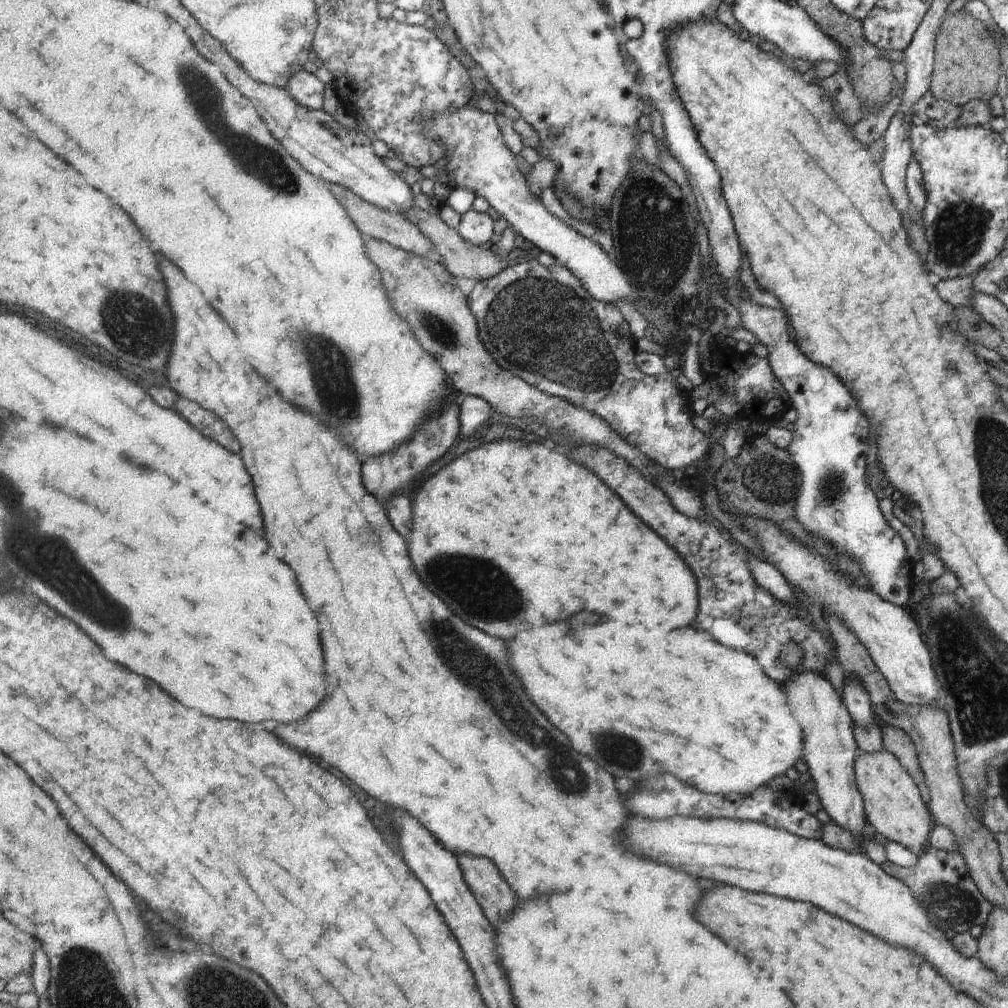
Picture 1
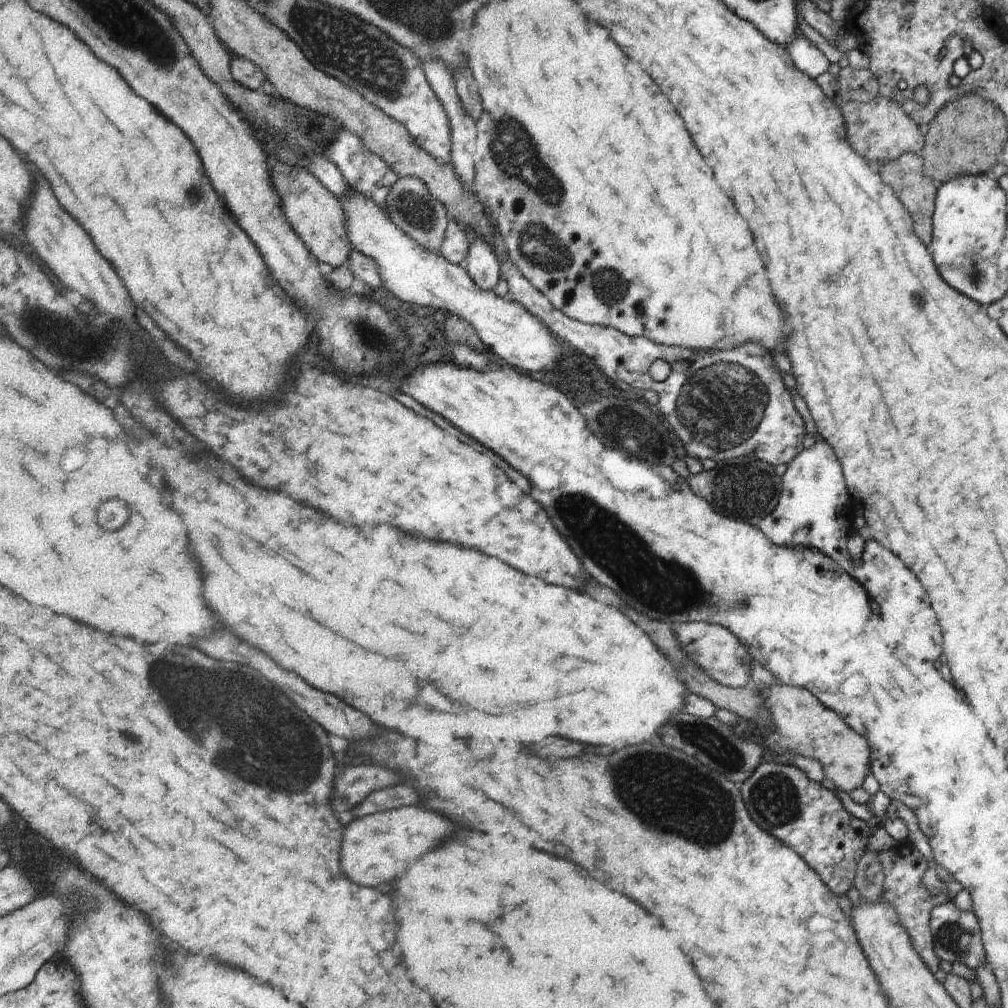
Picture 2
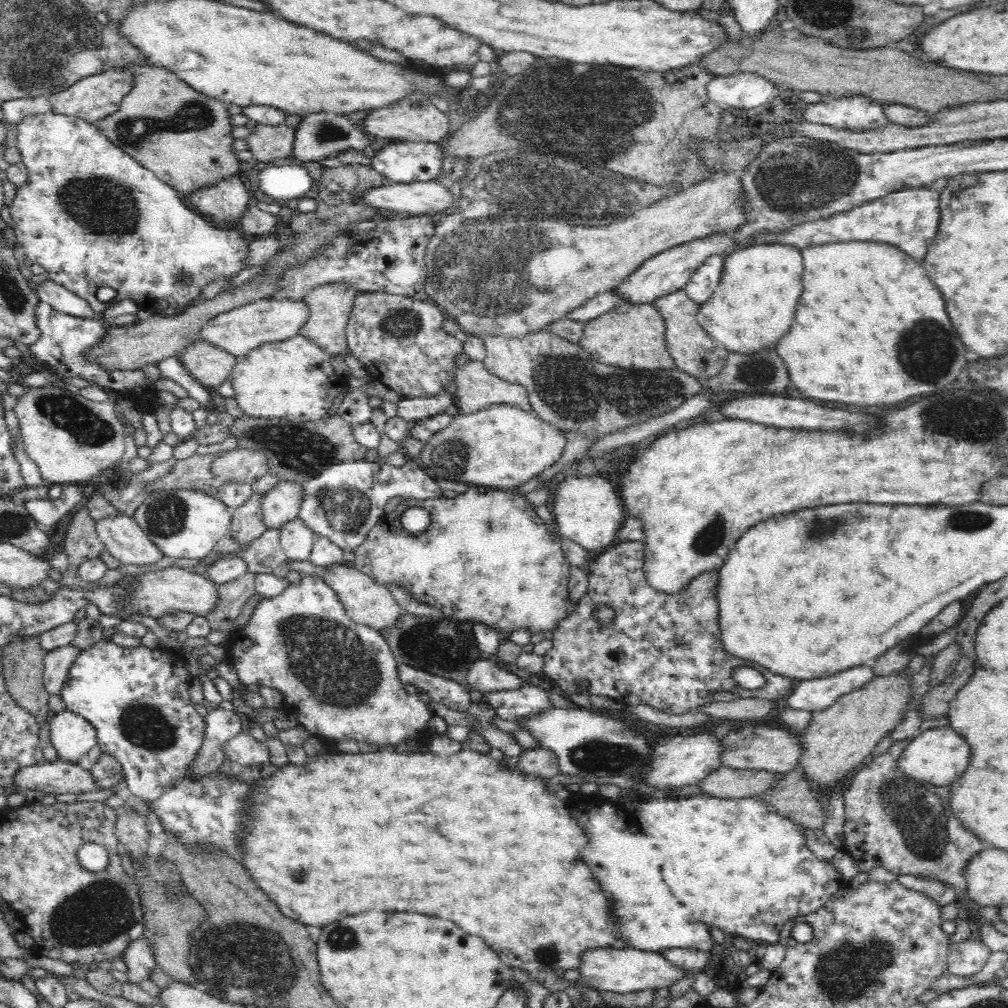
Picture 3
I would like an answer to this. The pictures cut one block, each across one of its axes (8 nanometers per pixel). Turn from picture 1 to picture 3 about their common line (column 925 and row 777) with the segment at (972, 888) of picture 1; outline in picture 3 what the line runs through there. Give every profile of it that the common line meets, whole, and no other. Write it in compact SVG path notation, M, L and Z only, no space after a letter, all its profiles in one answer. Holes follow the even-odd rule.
M914 738L896 740L884 754L870 760L870 764L862 764L850 778L844 788L844 802L846 802L846 826L844 826L844 850L858 862L860 872L870 872L874 866L884 866L892 870L898 878L902 874L916 874L916 876L930 876L934 880L948 882L954 890L962 896L968 886L966 868L974 856L986 850L986 844L964 826L964 822L952 812L950 788L930 786L928 782L918 784L906 776L900 768L900 758L904 750L914 742Z

